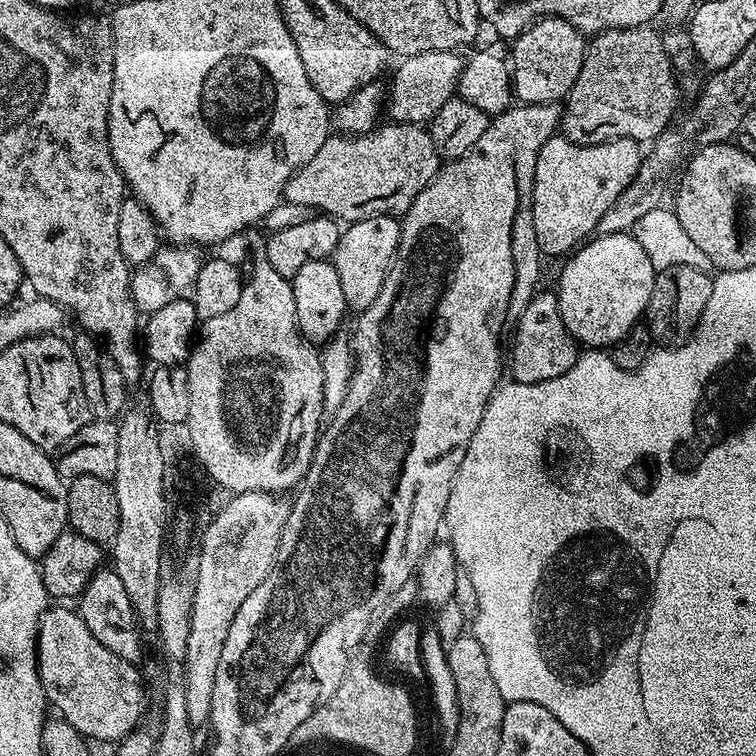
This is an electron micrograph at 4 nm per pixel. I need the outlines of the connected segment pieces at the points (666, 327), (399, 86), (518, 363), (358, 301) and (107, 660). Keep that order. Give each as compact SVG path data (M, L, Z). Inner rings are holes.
M670 266L656 273L654 294L650 294L646 313L646 325L657 345L676 348L688 341L702 318L702 310L706 310L706 302L710 302L712 281L713 277L709 273L694 266Z
M430 50L405 56L399 61L392 85L386 88L386 112L398 124L427 125L457 95L465 57L459 51Z
M540 290L533 295L532 301L514 325L514 335L511 340L511 379L518 384L533 384L534 382L546 382L550 378L558 378L558 374L566 374L566 370L574 366L578 355L577 341L573 340L566 330L566 322L562 322L560 297L555 291Z
M375 216L348 224L341 231L340 241L334 253L338 279L342 281L342 294L349 309L359 314L367 310L378 298L382 282L386 282L392 261L400 245L400 220L394 216Z
M49 607L44 615L40 617L40 632L36 635L36 658L40 665L40 681L42 682L42 690L44 697L53 709L57 708L59 715L66 721L70 722L70 726L74 726L74 730L78 730L86 738L96 740L113 740L119 742L133 731L136 715L140 712L140 707L144 704L144 680L140 677L140 672L135 663L126 658L122 658L118 654L114 654L110 650L106 650L106 646L102 646L102 642L98 642L98 638L94 638L94 634L90 634L90 629L86 627L86 622L82 622L79 611L75 607L72 608L55 608Z

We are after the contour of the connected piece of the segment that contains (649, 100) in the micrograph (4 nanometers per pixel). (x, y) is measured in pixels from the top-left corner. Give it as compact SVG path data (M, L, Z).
M648 24L629 28L605 28L590 40L590 50L584 53L584 65L569 90L562 108L562 132L575 144L600 144L603 140L618 140L630 136L637 142L651 142L670 127L676 112L677 69L665 44L665 37Z

